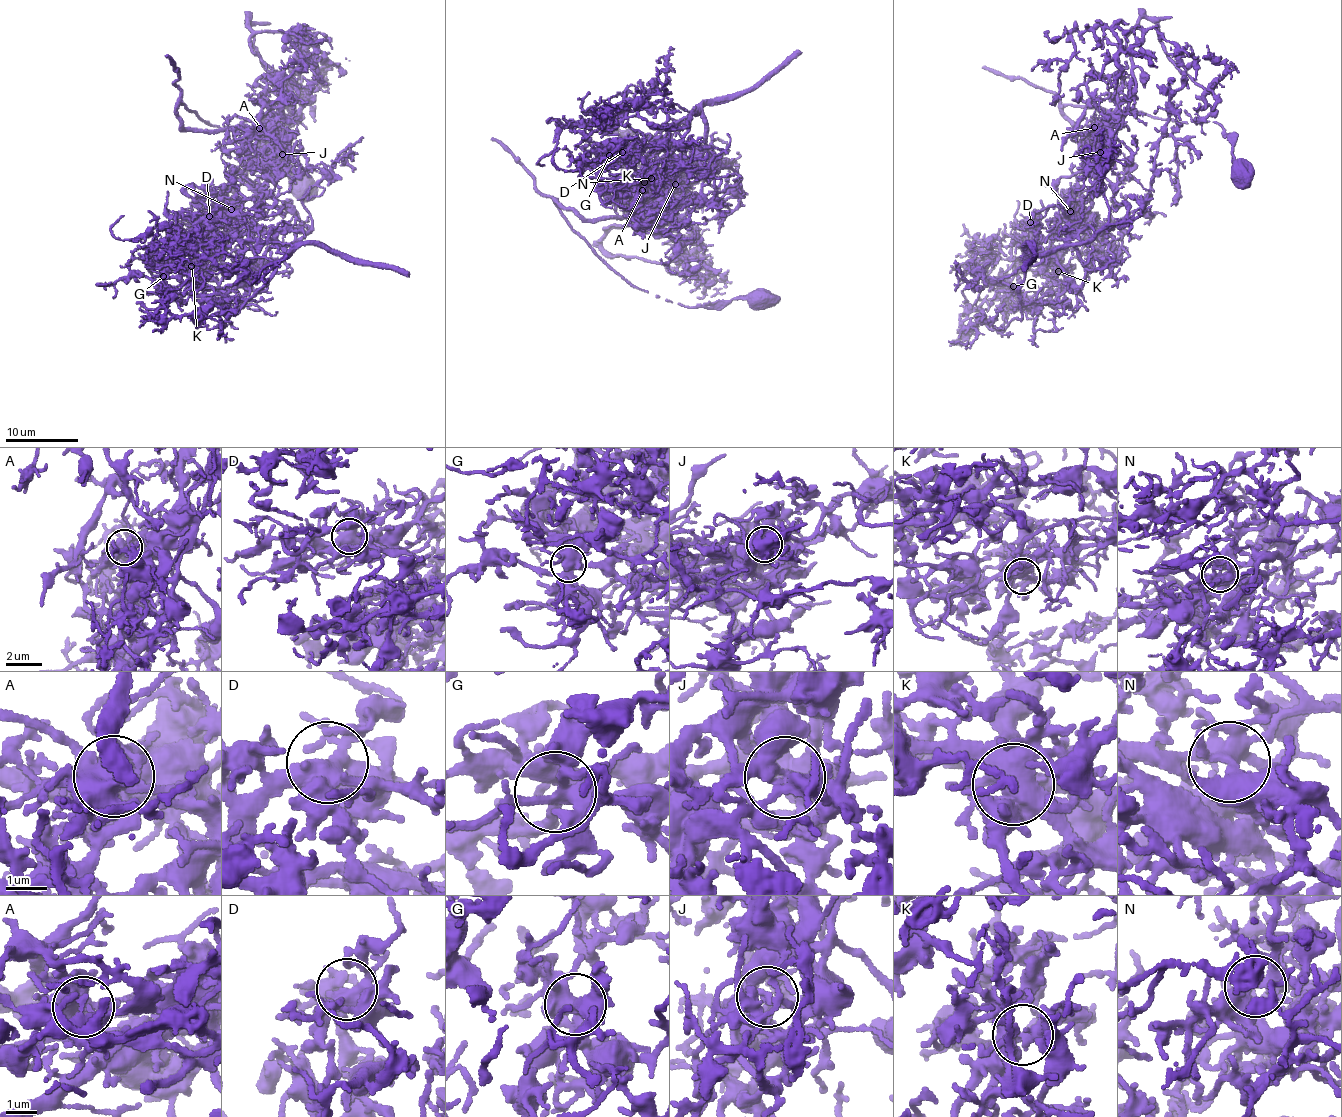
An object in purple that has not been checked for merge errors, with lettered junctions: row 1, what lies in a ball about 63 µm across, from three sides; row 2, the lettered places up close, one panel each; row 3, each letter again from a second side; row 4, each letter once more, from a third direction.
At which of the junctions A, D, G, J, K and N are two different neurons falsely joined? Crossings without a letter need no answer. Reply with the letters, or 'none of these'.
A, J

